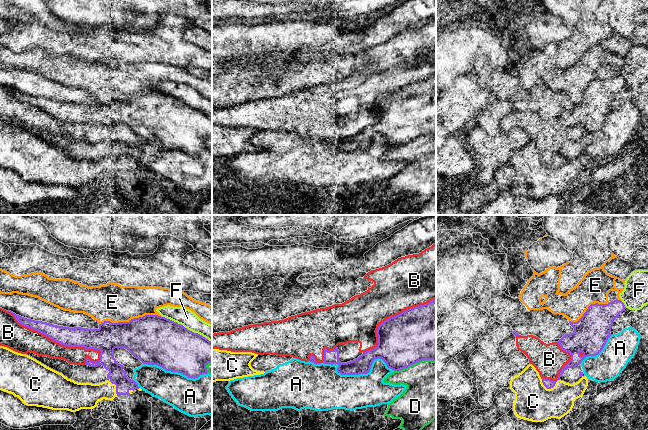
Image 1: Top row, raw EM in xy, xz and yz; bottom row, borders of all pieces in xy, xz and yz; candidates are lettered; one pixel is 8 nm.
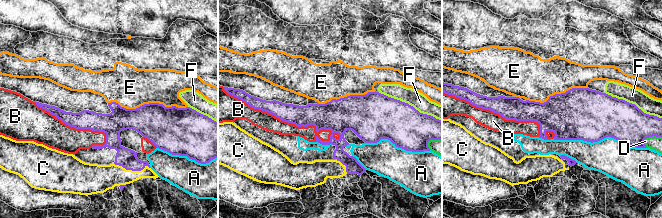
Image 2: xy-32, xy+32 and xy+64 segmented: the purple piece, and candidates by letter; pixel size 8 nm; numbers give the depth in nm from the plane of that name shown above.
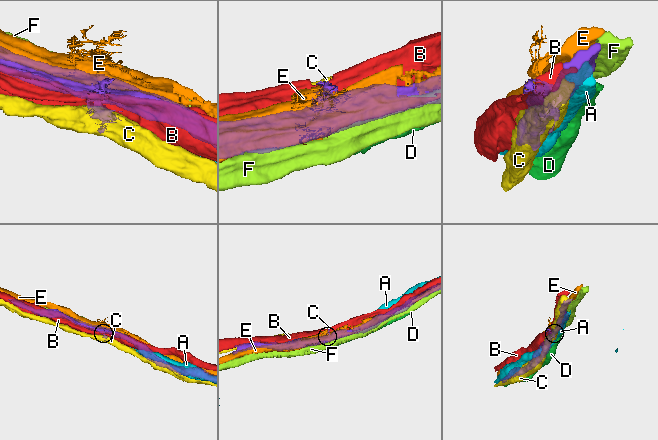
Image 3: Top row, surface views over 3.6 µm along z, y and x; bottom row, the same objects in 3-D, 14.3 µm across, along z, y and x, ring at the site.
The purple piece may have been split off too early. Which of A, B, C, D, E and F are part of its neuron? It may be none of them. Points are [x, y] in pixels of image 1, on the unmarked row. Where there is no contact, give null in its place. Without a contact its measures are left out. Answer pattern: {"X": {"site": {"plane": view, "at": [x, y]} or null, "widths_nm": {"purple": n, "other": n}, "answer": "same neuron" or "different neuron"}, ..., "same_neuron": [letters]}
{"A": {"site": {"plane": "xz", "at": [358, 150]}, "widths_nm": {"purple": 140, "other": 300}, "answer": "different neuron"}, "B": {"site": {"plane": "xy", "at": [57, 118]}, "widths_nm": {"purple": 160, "other": 190}, "answer": "different neuron"}, "C": {"site": {"plane": "yz", "at": [549, 164]}, "widths_nm": {"purple": 70, "other": 300}, "answer": "different neuron"}, "D": {"site": {"plane": "xz", "at": [414, 139]}, "widths_nm": {"purple": 440, "other": 440}, "answer": "different neuron"}, "E": {"site": {"plane": "xy", "at": [131, 95]}, "widths_nm": {"purple": 400, "other": 300}, "answer": "different neuron"}, "F": {"site": {"plane": "xy", "at": [186, 104]}, "widths_nm": {"purple": 380, "other": 140}, "answer": "different neuron"}, "same_neuron": []}

